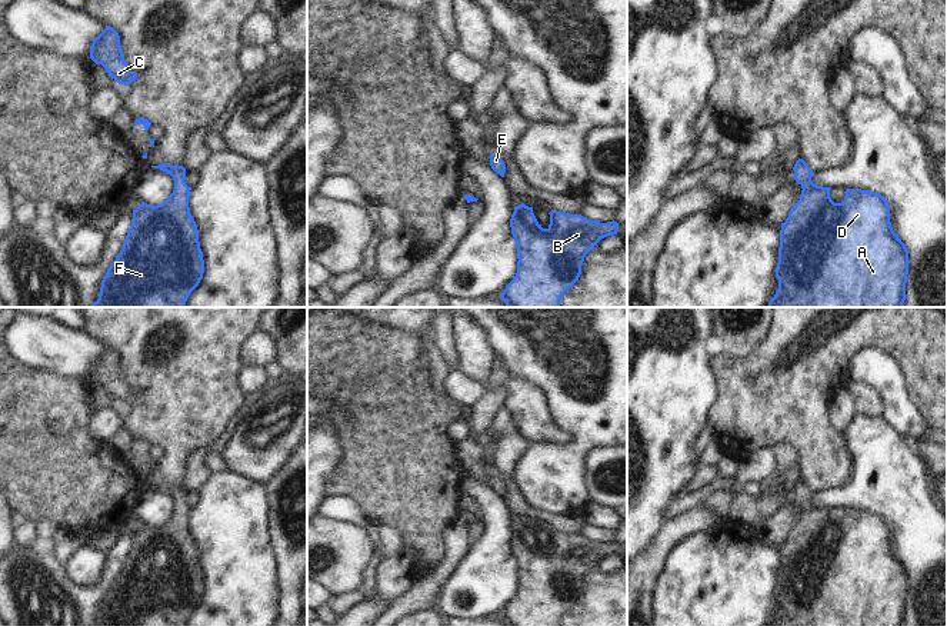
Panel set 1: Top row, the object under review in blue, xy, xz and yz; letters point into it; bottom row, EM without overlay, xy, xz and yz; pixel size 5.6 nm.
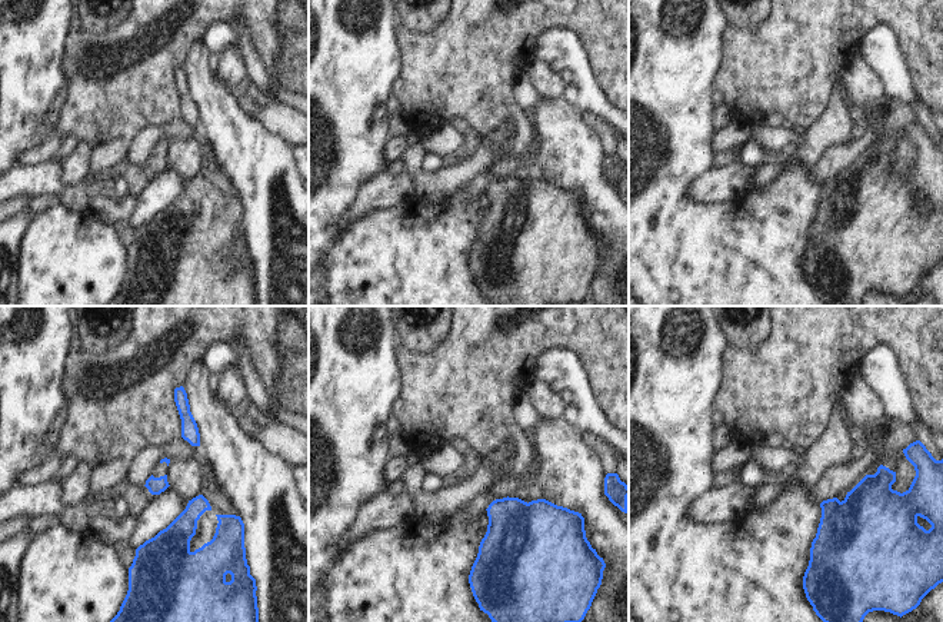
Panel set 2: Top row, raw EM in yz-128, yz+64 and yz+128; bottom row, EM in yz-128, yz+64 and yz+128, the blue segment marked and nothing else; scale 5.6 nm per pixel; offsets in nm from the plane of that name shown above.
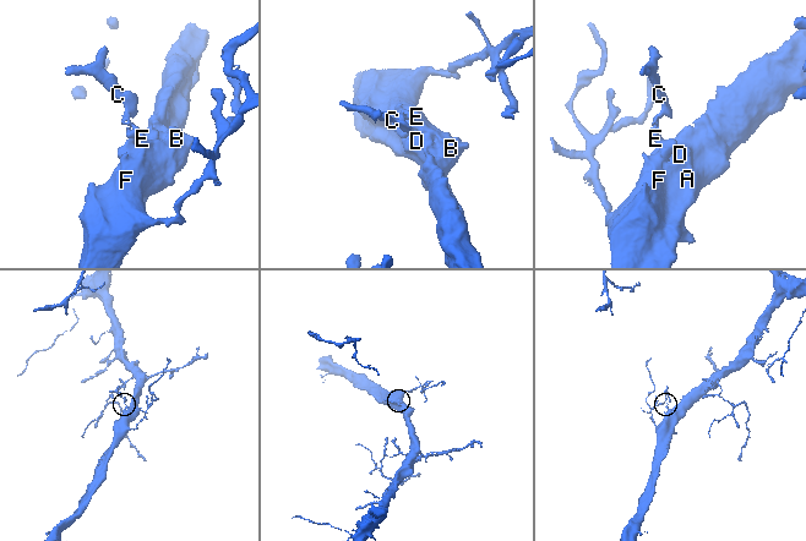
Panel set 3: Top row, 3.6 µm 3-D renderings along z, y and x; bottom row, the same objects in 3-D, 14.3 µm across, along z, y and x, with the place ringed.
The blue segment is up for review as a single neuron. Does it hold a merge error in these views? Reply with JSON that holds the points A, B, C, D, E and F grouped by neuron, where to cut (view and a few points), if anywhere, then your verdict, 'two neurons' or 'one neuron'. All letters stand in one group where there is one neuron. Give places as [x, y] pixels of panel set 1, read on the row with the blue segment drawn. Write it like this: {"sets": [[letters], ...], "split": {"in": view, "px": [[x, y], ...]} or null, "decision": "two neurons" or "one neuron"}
{"sets": [["A", "B", "C", "D", "E", "F"]], "split": null, "decision": "one neuron"}

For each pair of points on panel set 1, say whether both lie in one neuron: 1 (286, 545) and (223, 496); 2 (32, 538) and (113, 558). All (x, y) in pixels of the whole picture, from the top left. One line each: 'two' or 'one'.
1: two
2: two

